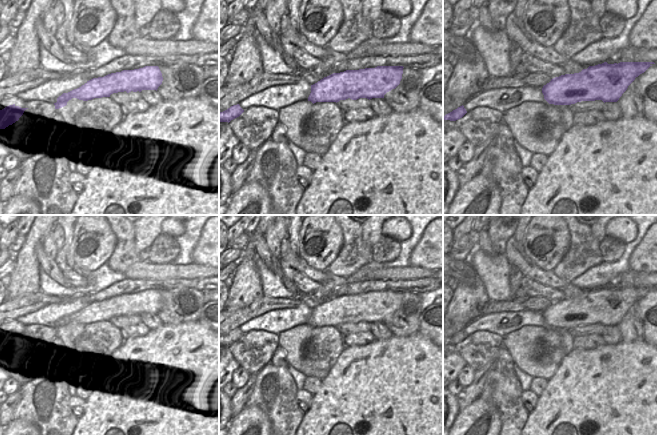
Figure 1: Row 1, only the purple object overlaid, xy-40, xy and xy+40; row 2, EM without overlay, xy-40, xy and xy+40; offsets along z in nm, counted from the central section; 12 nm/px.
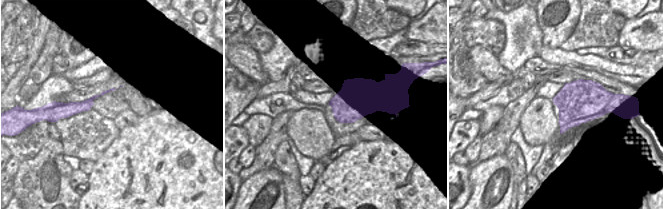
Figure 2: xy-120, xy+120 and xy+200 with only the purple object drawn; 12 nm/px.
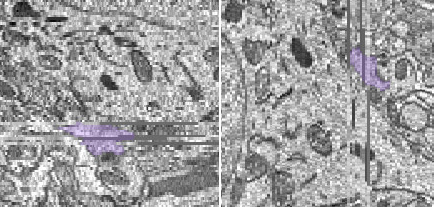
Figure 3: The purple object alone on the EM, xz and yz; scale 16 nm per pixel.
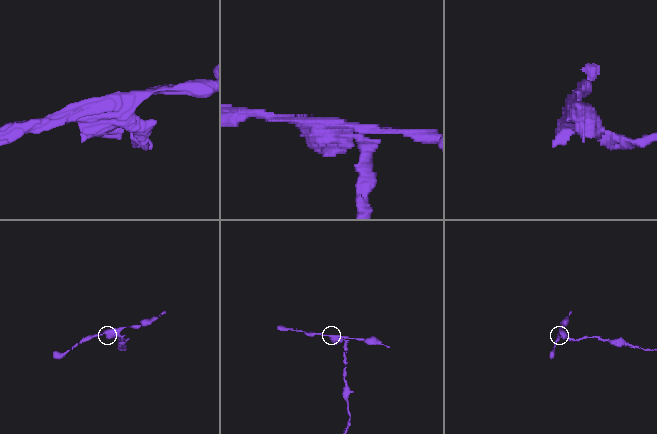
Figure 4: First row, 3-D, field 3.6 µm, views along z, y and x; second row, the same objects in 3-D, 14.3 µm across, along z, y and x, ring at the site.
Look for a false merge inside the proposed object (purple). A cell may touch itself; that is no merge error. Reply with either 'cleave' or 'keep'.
cleave

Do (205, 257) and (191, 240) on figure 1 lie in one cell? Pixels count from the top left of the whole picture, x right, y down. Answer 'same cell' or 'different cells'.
different cells

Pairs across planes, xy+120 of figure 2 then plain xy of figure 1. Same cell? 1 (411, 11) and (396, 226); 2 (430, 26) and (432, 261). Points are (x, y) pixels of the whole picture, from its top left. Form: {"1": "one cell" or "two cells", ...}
{"1": "one cell", "2": "one cell"}

